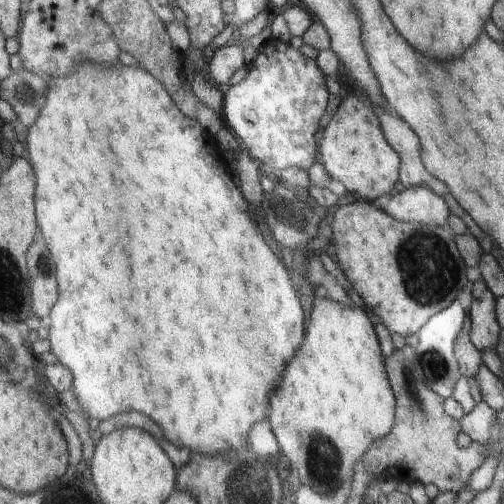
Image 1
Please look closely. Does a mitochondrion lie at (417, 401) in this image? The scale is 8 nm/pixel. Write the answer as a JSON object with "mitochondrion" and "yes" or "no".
{"mitochondrion":"yes"}

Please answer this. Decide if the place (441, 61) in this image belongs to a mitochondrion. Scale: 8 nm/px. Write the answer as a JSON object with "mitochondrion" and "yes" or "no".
{"mitochondrion":"no"}

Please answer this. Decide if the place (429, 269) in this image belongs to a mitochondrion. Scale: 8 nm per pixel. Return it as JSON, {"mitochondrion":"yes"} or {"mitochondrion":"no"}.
{"mitochondrion":"yes"}

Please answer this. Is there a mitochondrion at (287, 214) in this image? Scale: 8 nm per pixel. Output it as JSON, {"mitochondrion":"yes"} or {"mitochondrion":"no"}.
{"mitochondrion":"yes"}

